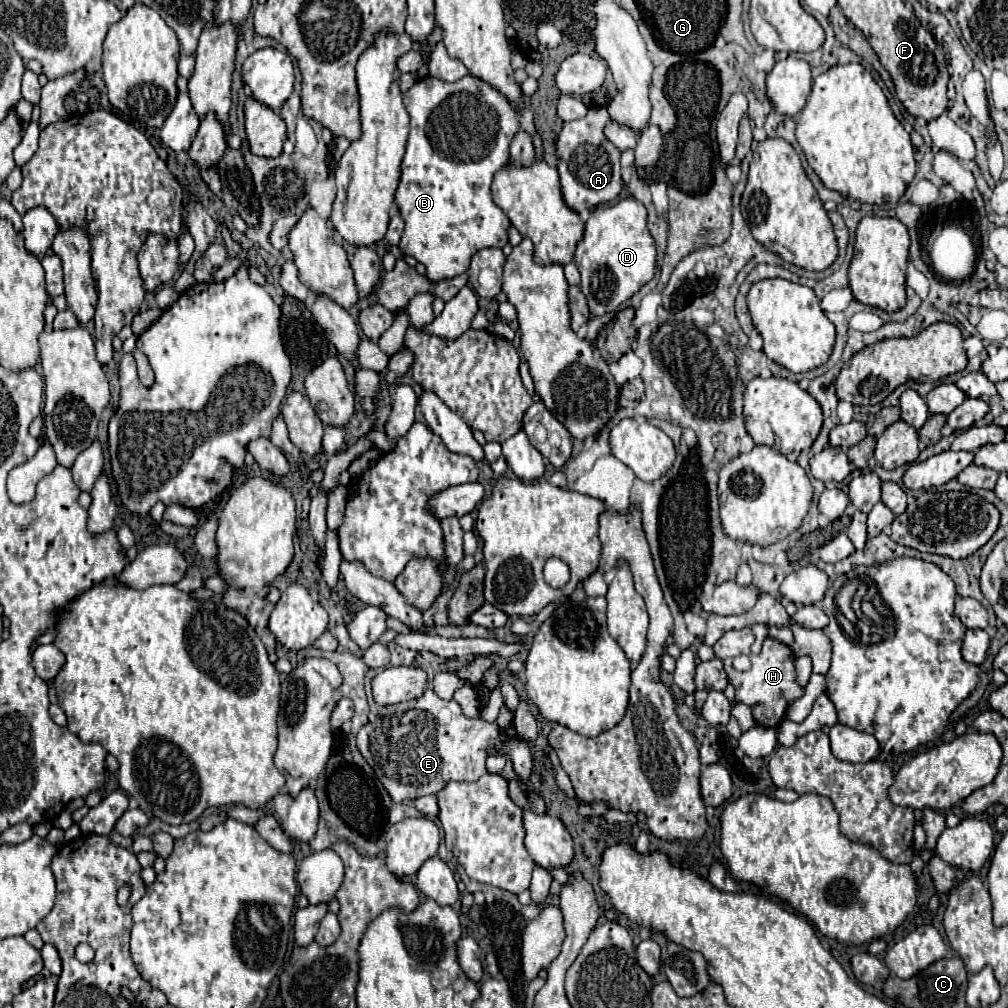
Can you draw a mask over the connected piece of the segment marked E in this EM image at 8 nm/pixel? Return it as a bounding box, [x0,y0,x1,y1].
[356,688,500,804]

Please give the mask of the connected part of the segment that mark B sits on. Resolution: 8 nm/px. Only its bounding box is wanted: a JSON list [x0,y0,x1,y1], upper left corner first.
[396,76,520,284]

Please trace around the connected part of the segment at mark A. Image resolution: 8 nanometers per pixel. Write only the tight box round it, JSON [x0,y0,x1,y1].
[558,108,622,214]

